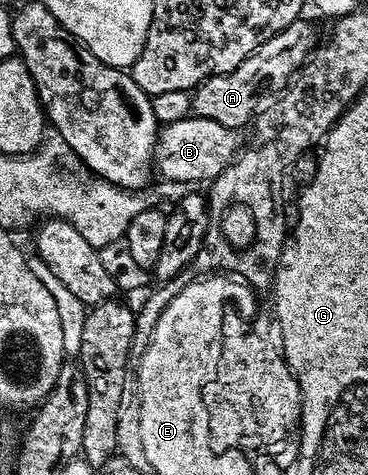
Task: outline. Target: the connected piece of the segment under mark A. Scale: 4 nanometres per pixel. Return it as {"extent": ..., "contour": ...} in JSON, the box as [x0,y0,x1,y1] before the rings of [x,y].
{"extent":[191,19,316,130],"contour":[[[297,19],[270,39],[266,39],[266,43],[259,45],[241,65],[234,67],[234,71],[217,77],[207,77],[191,94],[191,112],[197,117],[214,119],[222,123],[222,127],[243,130],[244,124],[245,128],[265,105],[288,86],[292,74],[299,71],[316,48],[316,29],[304,20]]]}

